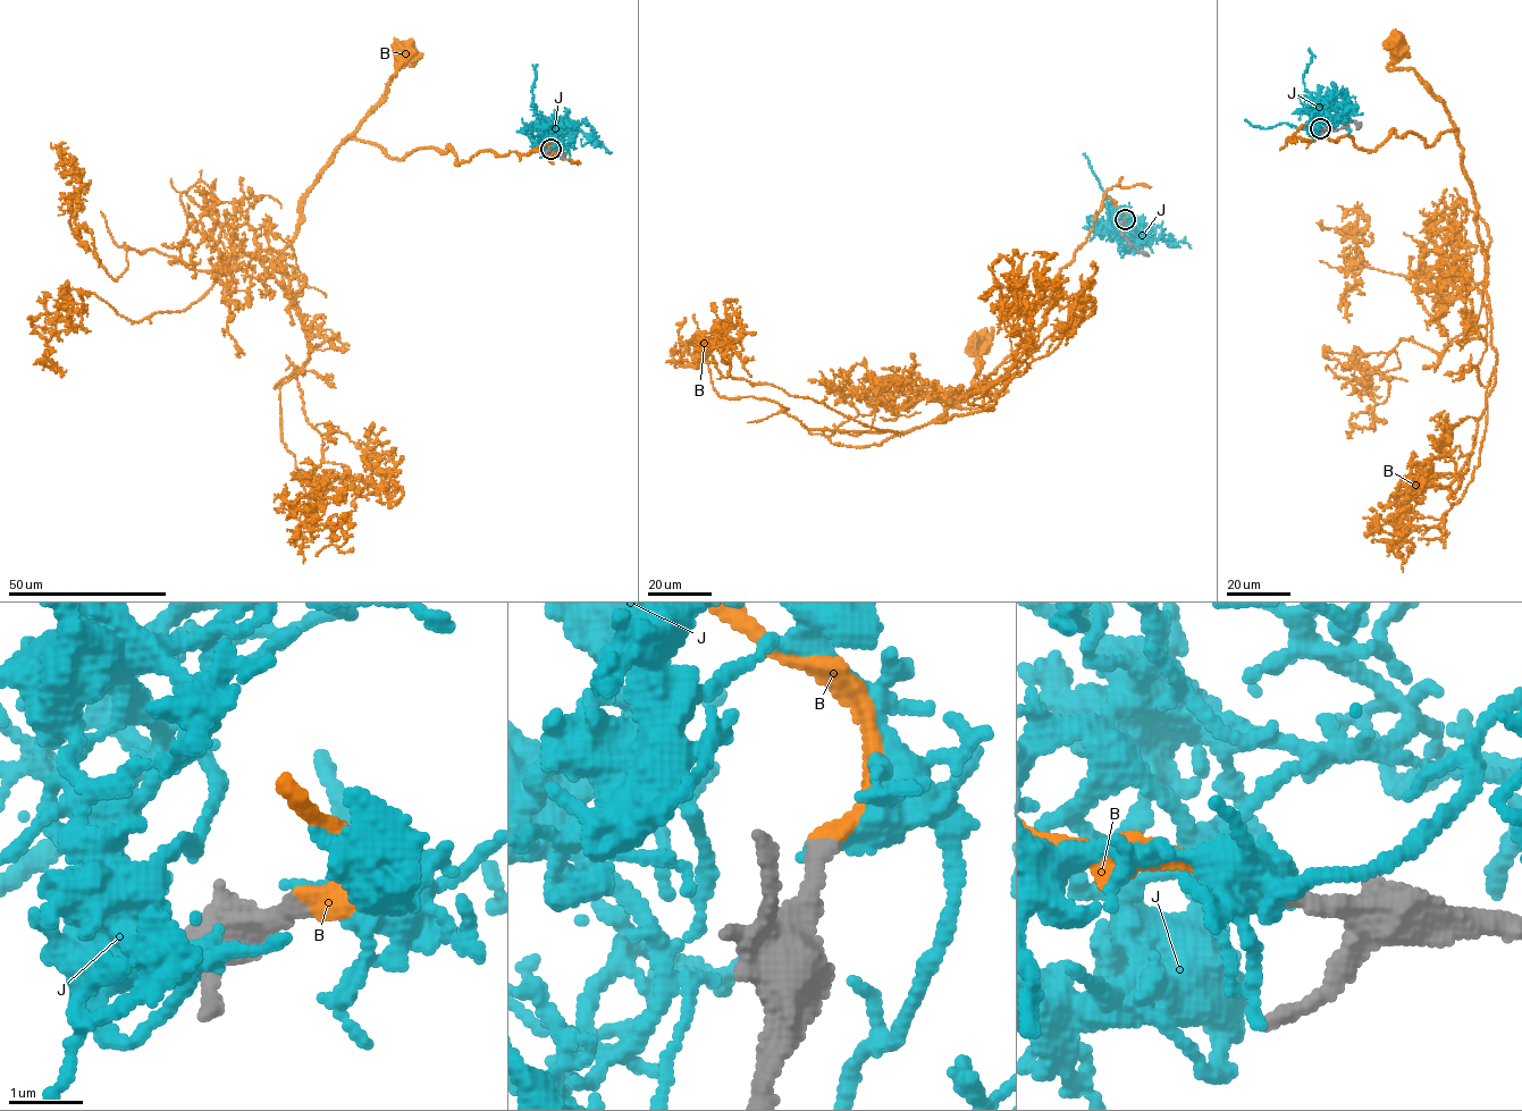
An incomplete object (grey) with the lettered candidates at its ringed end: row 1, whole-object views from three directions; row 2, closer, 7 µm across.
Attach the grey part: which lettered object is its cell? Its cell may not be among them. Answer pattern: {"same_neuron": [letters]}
{"same_neuron": ["B"]}

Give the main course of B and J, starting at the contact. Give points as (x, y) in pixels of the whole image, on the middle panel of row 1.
B: (1125, 219), (1104, 196), (1086, 241), (1052, 284), (1043, 325), (965, 400), (978, 371), (974, 334), (977, 343)
J: (1125, 219), (1131, 220), (1121, 237), (1116, 228), (1100, 226), (1093, 216), (1087, 217), (1086, 226)

